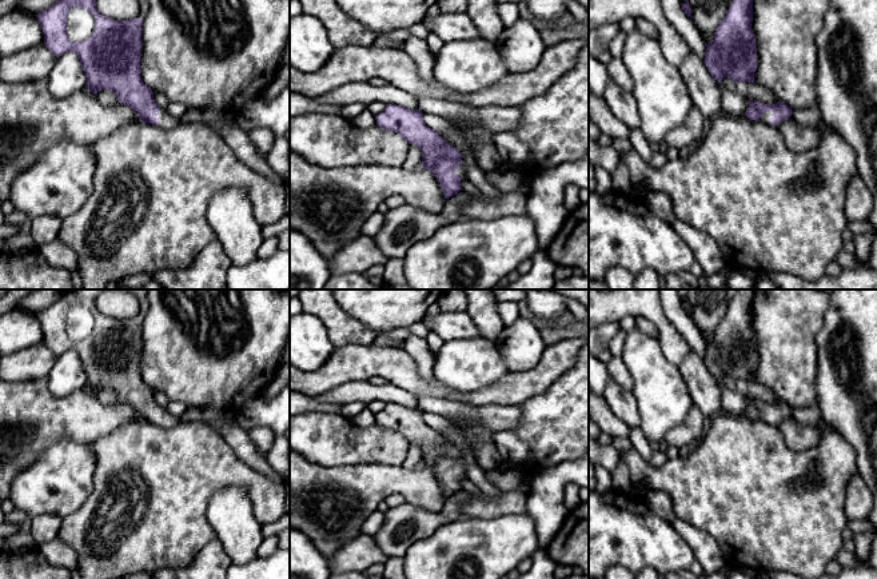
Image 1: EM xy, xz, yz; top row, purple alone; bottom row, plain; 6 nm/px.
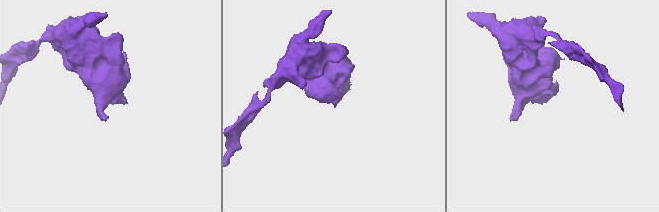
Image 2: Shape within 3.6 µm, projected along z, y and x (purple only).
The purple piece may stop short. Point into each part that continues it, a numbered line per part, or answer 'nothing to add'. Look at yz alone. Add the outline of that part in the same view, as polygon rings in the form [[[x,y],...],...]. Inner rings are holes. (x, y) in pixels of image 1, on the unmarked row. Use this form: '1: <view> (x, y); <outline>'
1: yz (765, 415); [[[772,410],[764,411],[764,412],[761,412],[760,419],[761,419],[761,422],[764,422],[764,423],[766,423],[766,424],[772,424],[772,426],[778,427],[778,426],[782,423],[784,419],[778,419],[778,423],[774,424],[774,423],[772,423],[772,422],[769,420],[769,418],[773,416],[773,415],[774,415],[774,412],[773,412]]]

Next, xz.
1: xz (462, 470); [[[463,459],[459,462],[459,467],[455,470],[455,472],[461,476],[461,480],[467,478],[467,464]]]

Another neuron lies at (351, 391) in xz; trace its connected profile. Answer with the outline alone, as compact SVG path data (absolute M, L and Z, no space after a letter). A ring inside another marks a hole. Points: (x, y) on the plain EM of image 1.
M363 380L347 382L322 395L312 396L312 399L319 403L336 403L339 406L352 402L363 402L367 404L370 402L380 400L384 403L396 403L410 408L418 408L416 396L408 391L391 383L374 386Z

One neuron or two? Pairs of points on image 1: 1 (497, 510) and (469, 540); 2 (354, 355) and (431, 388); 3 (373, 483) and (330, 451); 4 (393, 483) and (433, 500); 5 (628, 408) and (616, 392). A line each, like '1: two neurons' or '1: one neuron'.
1: two neurons
2: one neuron
3: two neurons
4: one neuron
5: one neuron

